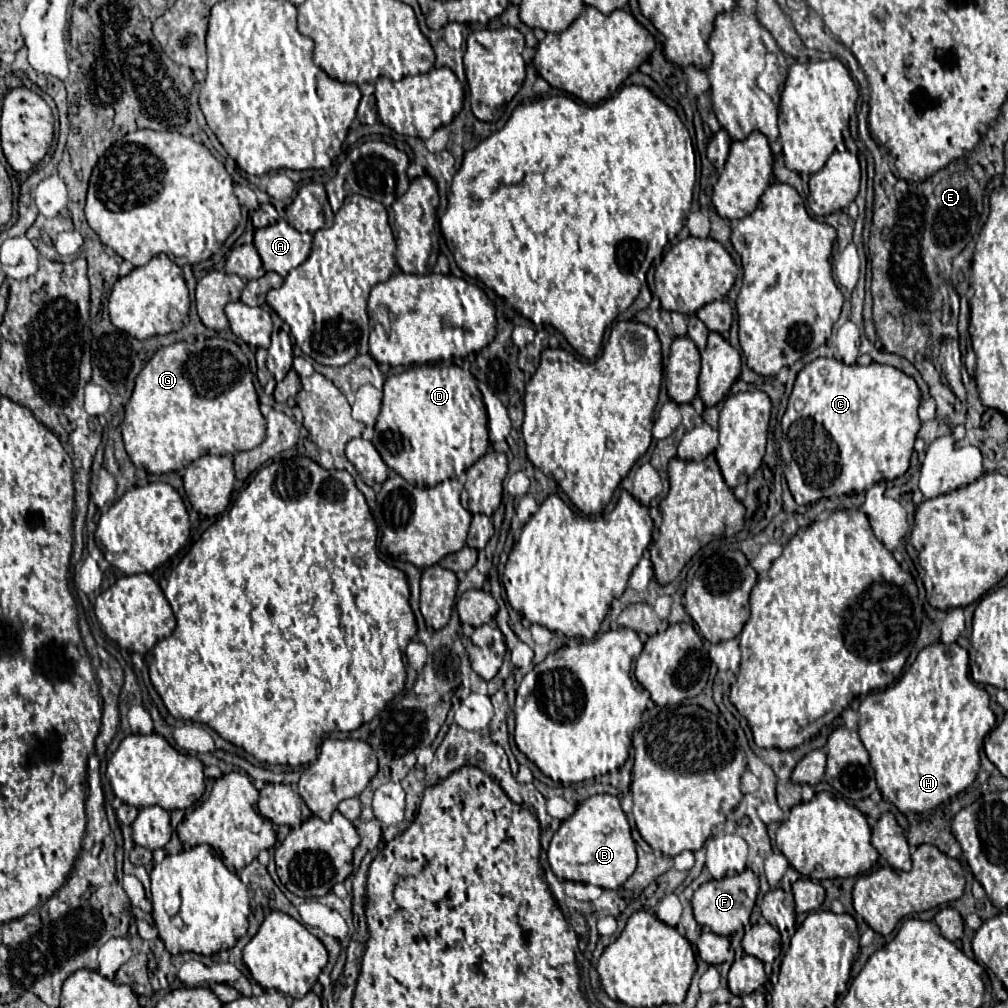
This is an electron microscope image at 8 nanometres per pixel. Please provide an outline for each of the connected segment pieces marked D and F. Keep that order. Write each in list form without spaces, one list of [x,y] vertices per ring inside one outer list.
[[[440,364],[412,366],[402,374],[388,376],[384,382],[382,412],[374,426],[372,444],[394,472],[398,472],[404,480],[418,488],[436,486],[438,482],[444,482],[448,478],[458,478],[490,448],[488,416],[482,394],[476,386],[476,378],[458,366]]]
[[[744,870],[742,874],[736,874],[732,878],[710,880],[702,884],[692,896],[694,918],[700,926],[708,926],[714,934],[730,936],[742,930],[744,924],[748,924],[750,912],[756,904],[756,896],[758,896],[758,876],[752,870]]]

